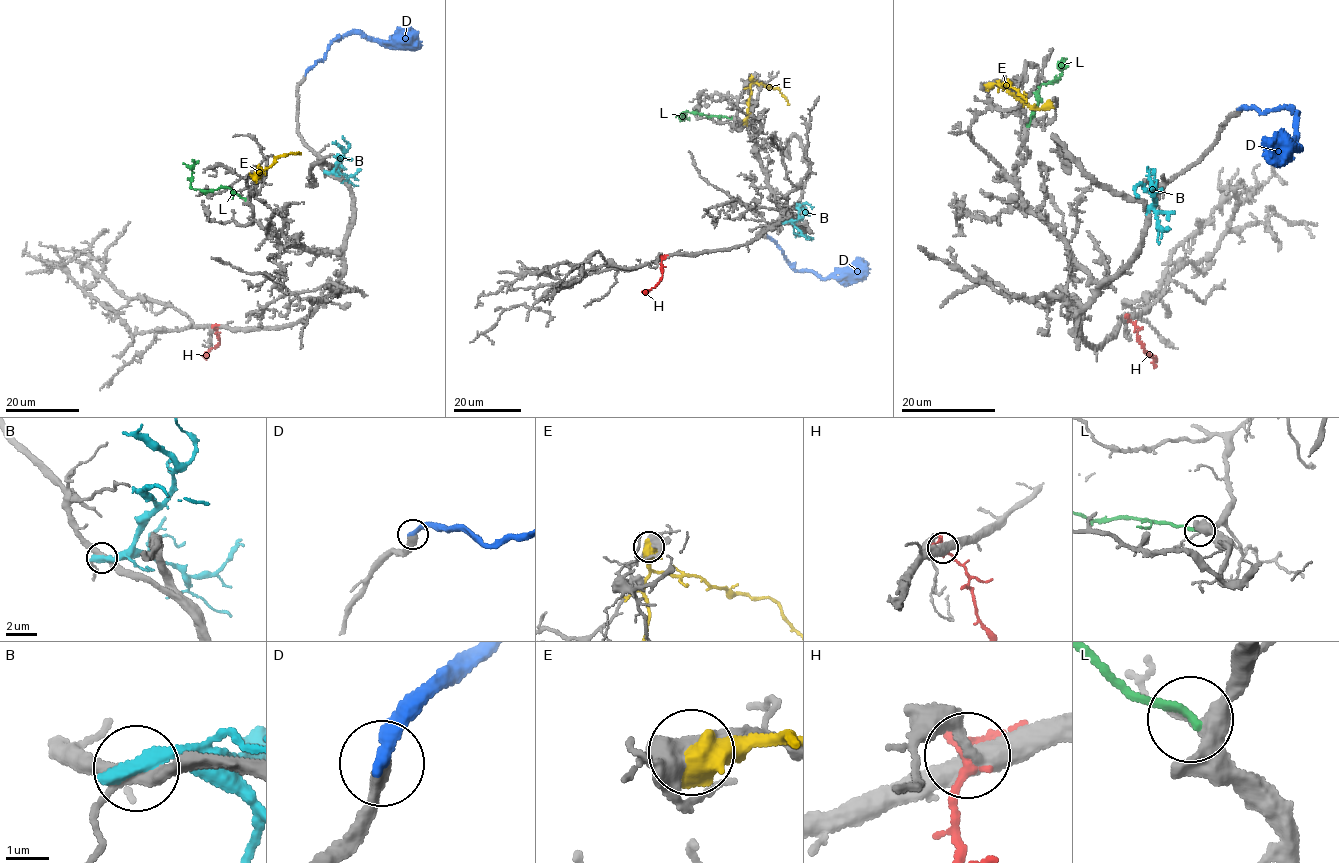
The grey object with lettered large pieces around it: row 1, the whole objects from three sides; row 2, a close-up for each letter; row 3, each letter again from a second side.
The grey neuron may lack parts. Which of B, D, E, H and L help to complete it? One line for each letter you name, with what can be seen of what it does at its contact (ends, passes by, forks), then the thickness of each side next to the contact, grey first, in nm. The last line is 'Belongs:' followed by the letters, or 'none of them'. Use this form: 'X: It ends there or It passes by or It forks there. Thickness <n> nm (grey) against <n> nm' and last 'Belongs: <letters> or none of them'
D: It ends there. Thickness 400 nm (grey) against 340 nm
Belongs: D

